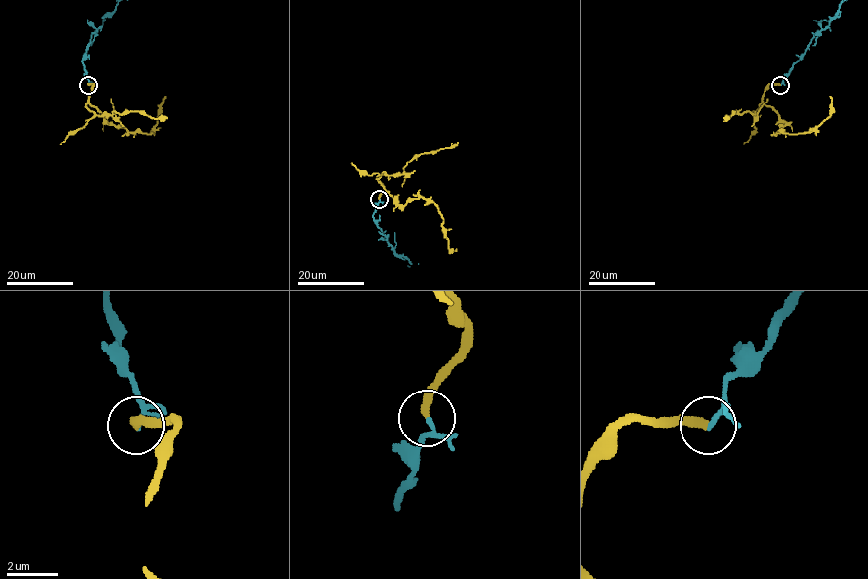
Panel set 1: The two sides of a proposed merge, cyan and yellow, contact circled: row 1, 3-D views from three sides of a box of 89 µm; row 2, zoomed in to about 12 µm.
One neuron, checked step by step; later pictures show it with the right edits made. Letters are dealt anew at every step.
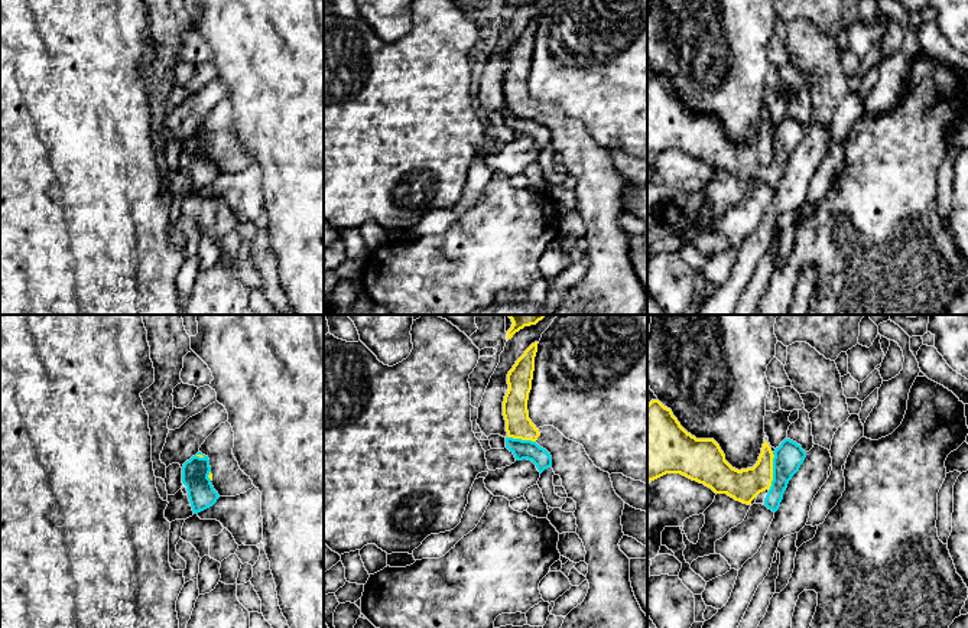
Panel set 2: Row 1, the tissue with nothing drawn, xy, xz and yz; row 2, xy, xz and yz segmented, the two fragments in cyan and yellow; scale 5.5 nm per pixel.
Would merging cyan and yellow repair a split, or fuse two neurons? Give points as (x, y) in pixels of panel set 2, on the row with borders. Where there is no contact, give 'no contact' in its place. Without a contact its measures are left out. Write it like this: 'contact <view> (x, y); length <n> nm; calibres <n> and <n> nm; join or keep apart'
contact yz (773, 471); length 220 nm; calibres 160 and 180 nm; keep apart

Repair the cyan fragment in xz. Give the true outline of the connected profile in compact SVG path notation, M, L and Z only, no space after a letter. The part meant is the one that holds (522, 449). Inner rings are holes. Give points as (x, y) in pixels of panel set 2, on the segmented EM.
M506 437L506 448L514 455L516 461L532 461L540 474L552 466L550 453L536 442Z

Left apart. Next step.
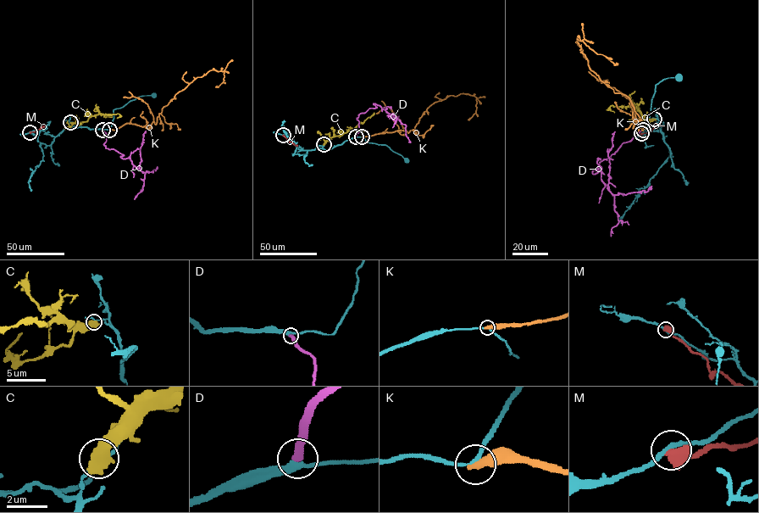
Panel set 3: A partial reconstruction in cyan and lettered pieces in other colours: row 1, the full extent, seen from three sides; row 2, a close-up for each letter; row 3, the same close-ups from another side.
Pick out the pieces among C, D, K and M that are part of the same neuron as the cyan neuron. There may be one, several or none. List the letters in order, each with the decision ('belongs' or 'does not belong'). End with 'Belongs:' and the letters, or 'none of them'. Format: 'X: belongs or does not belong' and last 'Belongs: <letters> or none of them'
C: does not belong
D: belongs
K: does not belong
M: does not belong
Belongs: D

